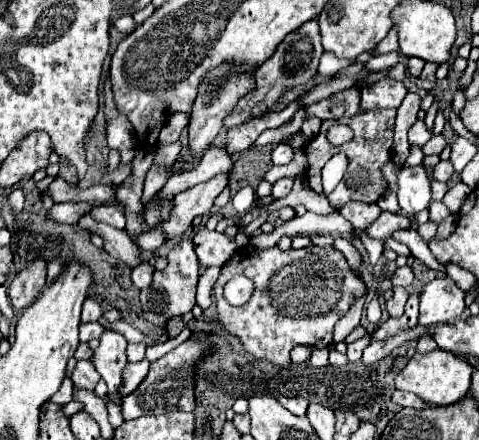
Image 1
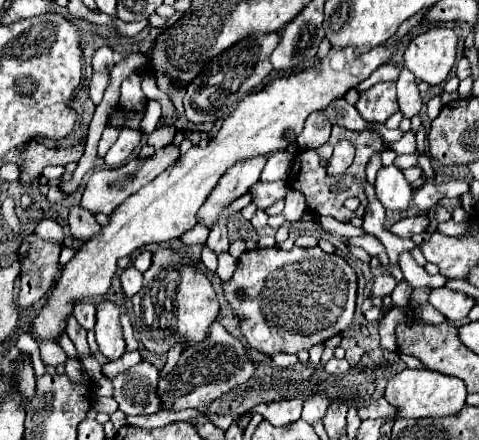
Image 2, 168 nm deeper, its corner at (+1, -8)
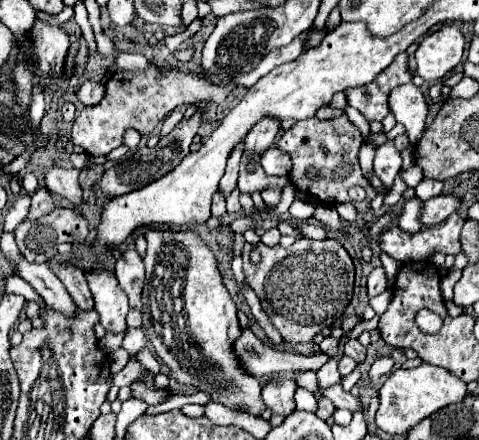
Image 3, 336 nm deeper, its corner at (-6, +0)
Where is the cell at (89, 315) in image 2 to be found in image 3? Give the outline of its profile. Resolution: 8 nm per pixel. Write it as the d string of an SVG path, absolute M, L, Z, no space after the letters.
M56 260L50 262L52 272L56 272L56 276L60 276L64 280L64 286L68 290L68 294L72 296L72 300L76 300L76 306L84 312L94 310L94 298L90 294L88 282L84 278L84 274L72 266L72 264L58 264Z

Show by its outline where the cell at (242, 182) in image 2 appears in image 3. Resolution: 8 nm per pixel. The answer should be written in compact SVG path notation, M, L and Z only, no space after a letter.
M262 120L260 124L256 124L256 128L252 128L248 138L244 140L244 150L252 154L264 154L274 144L278 130L280 124L276 124L276 120Z

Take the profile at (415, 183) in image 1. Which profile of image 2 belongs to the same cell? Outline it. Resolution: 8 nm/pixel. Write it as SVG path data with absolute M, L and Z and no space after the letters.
M381 166L375 178L375 192L379 202L387 210L405 210L411 202L413 190L411 184L405 180L403 172L397 166Z

